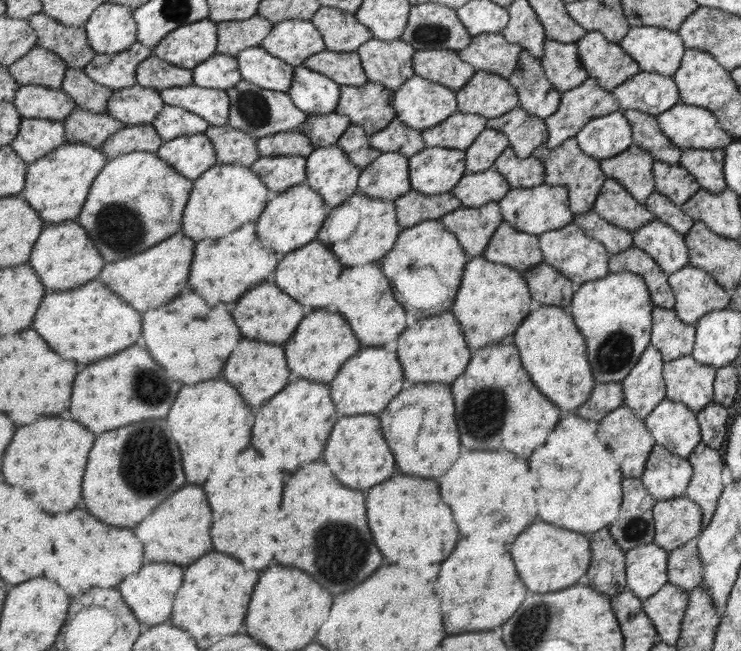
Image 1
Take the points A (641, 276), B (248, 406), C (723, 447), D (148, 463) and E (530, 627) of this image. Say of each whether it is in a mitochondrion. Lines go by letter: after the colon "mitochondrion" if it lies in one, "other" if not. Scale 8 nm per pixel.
A: other
B: other
C: other
D: mitochondrion
E: mitochondrion

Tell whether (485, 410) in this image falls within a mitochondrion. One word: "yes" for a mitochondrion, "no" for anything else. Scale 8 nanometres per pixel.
yes

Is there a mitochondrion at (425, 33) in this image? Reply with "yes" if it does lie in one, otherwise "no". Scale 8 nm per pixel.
yes

